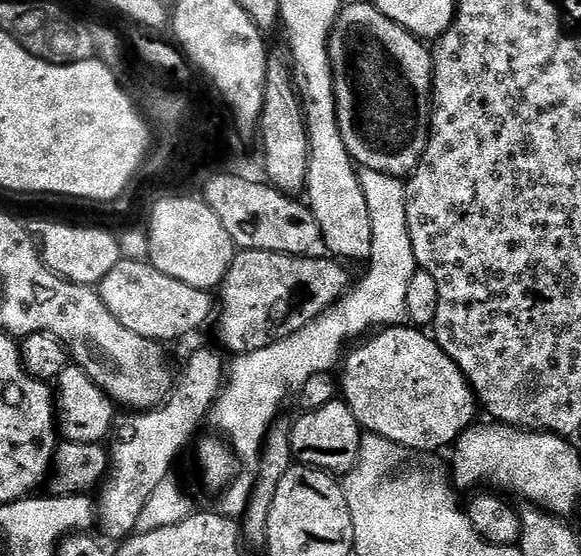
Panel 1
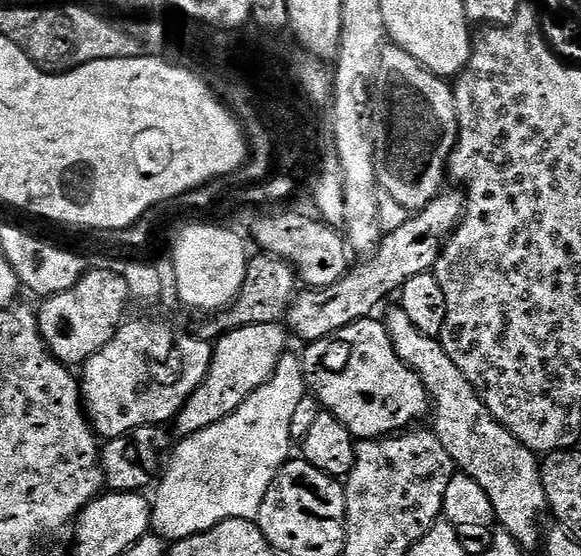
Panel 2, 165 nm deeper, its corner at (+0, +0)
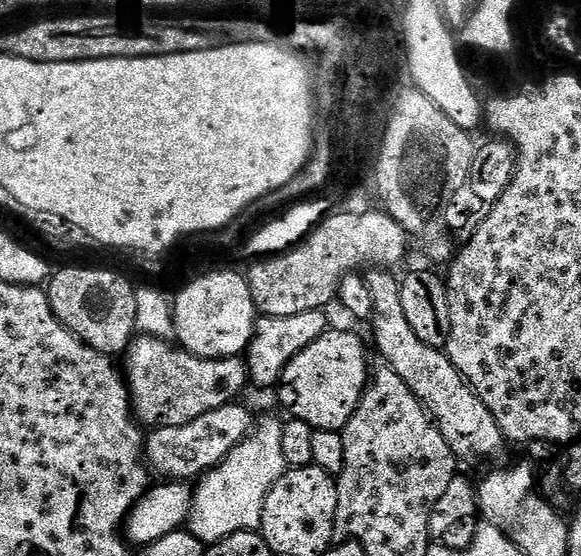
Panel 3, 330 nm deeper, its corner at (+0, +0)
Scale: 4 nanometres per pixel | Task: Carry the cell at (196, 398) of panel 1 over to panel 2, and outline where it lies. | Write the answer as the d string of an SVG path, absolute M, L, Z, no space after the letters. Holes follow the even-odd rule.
M280 322L262 326L242 326L225 332L215 341L210 370L202 386L198 386L194 394L190 394L190 398L176 415L175 435L180 438L189 436L234 414L234 410L238 410L238 406L242 406L242 402L246 402L246 398L250 398L250 394L254 394L258 386L262 386L272 377L278 362L286 354L287 348L284 347L287 346L288 339L290 340L289 333Z

